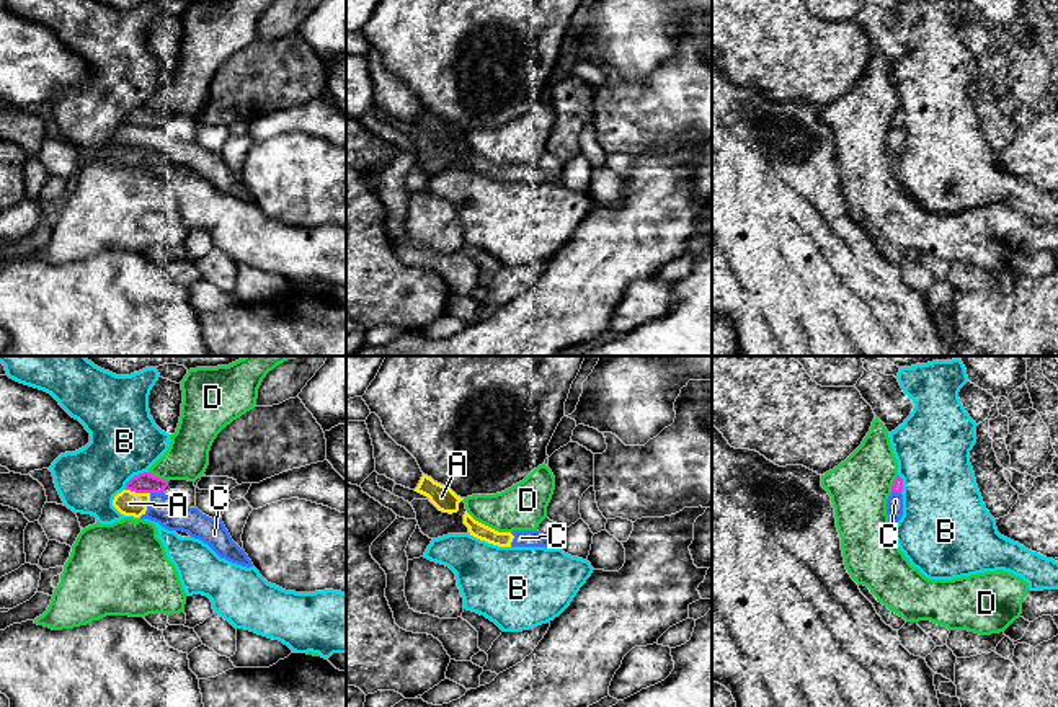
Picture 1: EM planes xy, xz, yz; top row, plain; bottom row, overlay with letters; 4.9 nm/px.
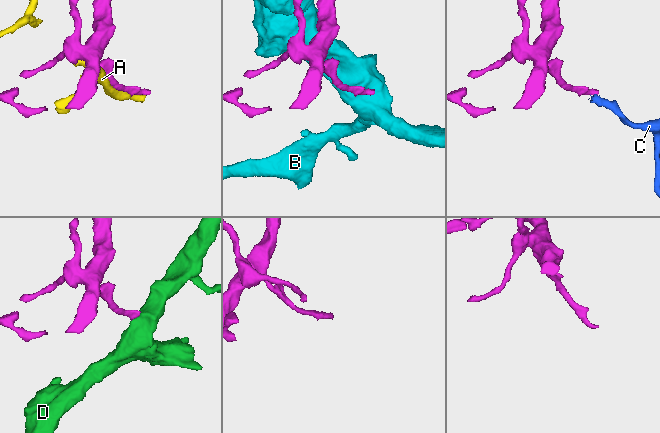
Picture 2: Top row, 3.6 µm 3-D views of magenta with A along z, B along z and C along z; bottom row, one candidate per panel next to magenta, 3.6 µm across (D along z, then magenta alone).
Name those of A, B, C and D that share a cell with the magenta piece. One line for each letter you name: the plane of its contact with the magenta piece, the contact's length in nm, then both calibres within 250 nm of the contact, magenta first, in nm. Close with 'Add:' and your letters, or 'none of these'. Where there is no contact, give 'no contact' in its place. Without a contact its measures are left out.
Add: none of these

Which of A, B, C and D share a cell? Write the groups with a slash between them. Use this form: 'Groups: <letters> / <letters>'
Groups: A C / B / D

